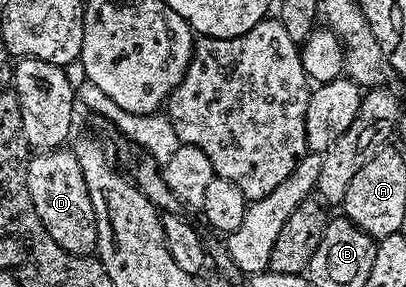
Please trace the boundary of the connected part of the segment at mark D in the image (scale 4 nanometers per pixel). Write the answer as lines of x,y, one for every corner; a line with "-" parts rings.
62,146
38,151
29,161
27,187
31,190
31,201
35,202
35,214
39,214
47,234
71,254
92,256
97,250
95,196
87,190
87,182
83,182
76,151
67,149

